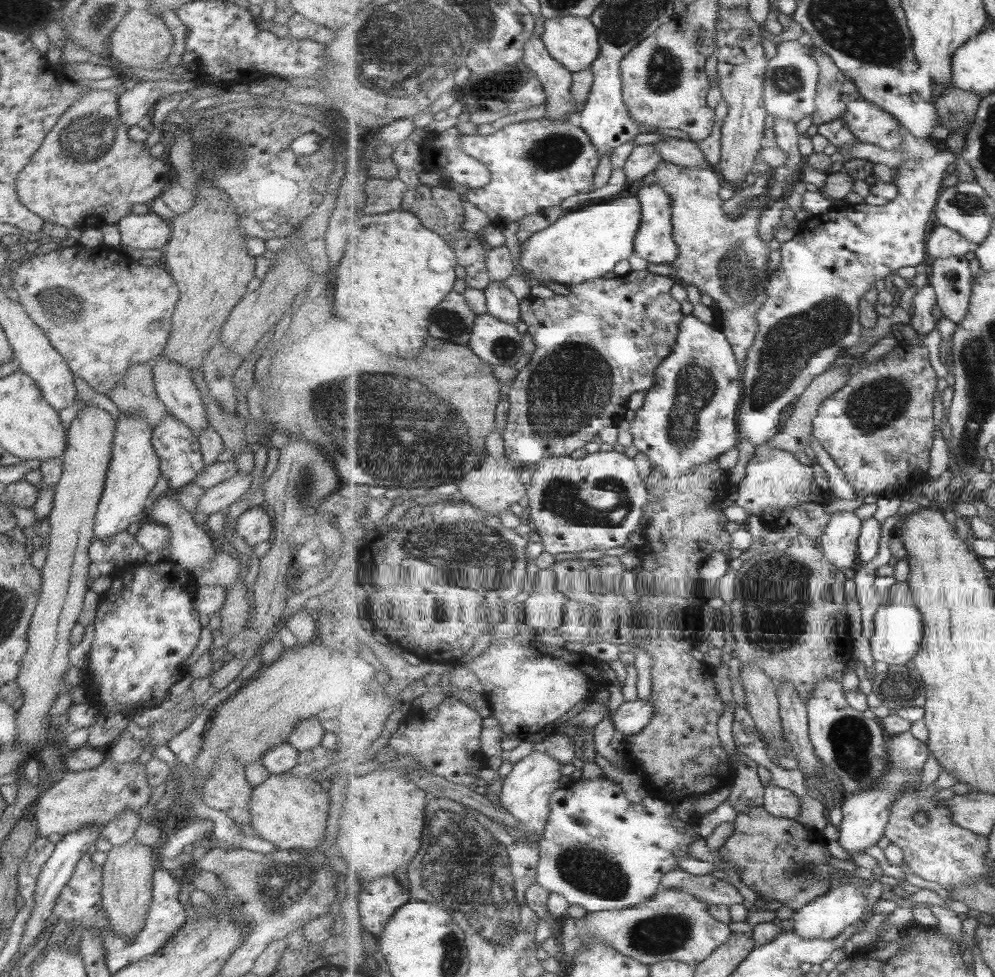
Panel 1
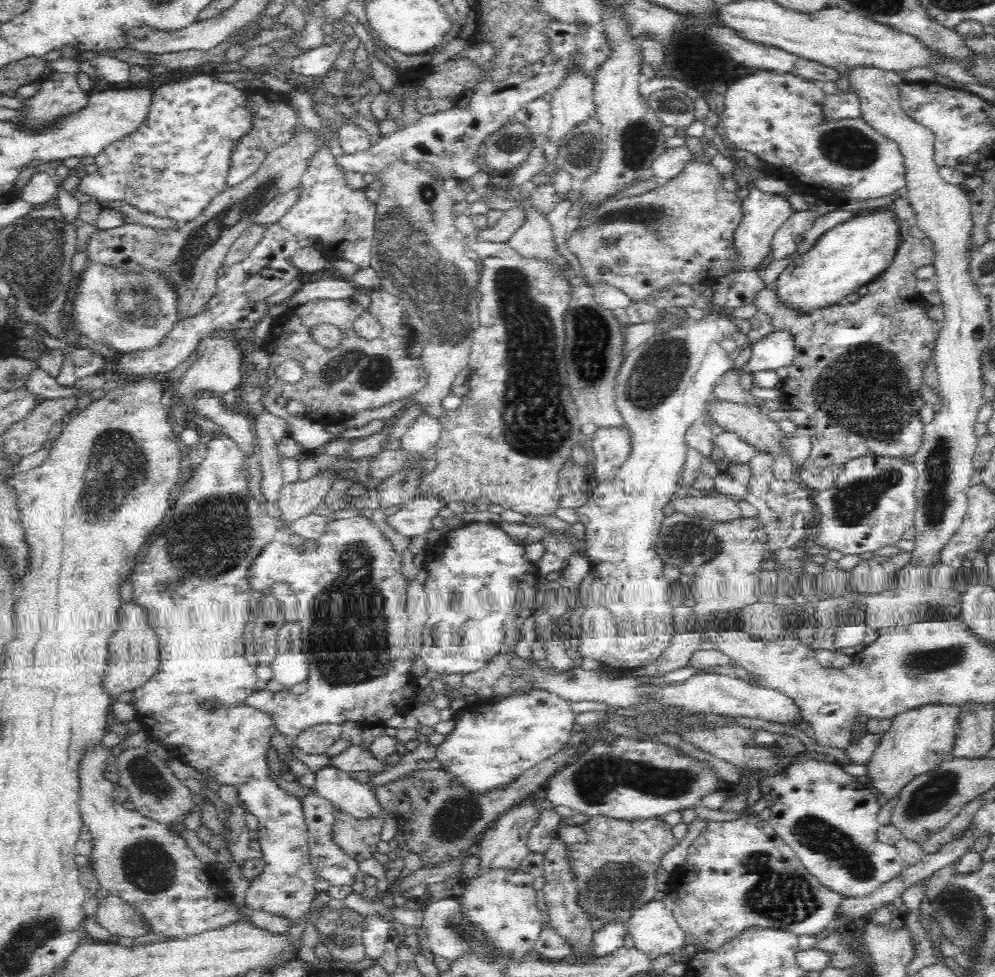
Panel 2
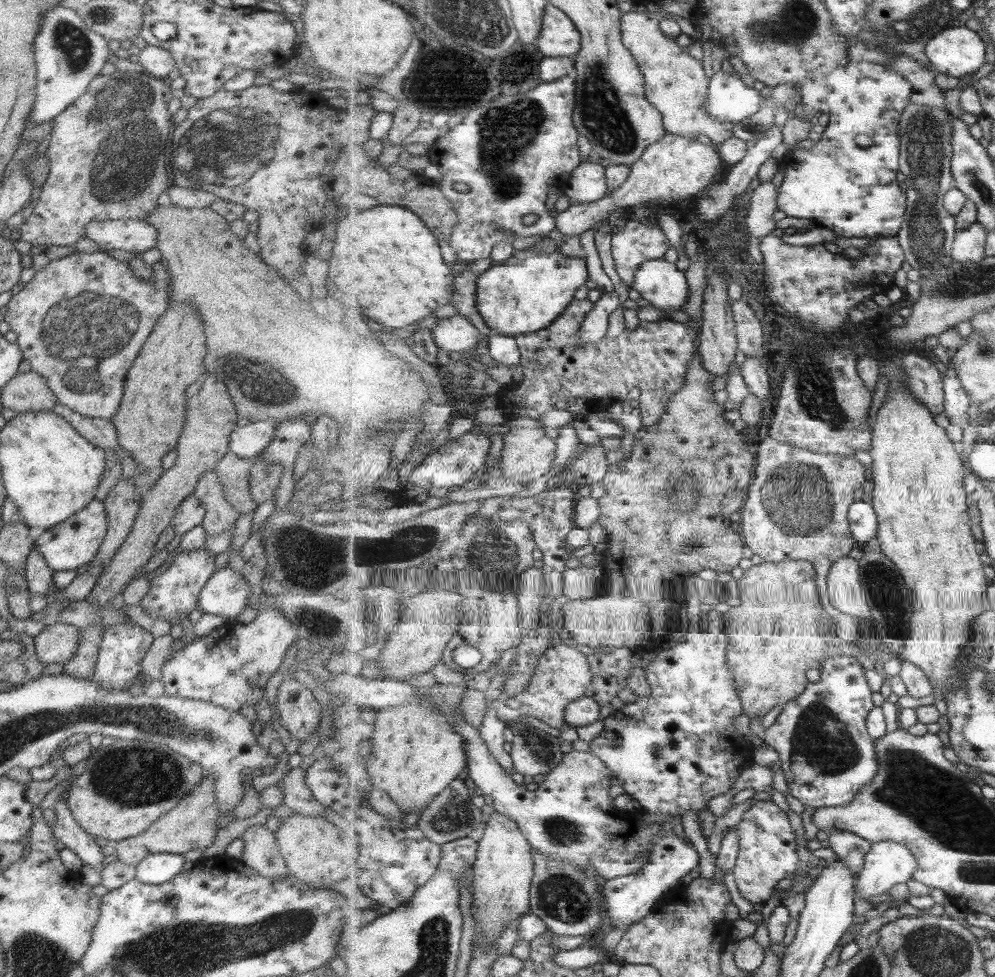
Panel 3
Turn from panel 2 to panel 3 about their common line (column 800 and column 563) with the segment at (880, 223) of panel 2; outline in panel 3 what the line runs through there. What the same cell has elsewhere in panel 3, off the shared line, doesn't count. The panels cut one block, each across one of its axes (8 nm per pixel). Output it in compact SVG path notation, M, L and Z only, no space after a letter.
M527 249L514 251L504 262L494 263L489 270L479 276L477 282L477 302L479 312L489 328L495 329L499 335L515 337L518 334L537 332L549 328L570 306L575 298L575 292L591 280L590 268L584 257L570 257L560 251L552 253L545 251L528 251Z

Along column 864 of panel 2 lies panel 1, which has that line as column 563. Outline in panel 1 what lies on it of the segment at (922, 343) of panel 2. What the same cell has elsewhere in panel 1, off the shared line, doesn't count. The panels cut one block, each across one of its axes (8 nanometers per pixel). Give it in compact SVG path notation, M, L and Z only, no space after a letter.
M637 270L626 277L603 278L588 281L585 284L577 284L568 288L568 295L553 295L550 299L538 299L531 295L521 300L521 321L528 325L528 331L533 335L535 350L531 353L530 361L520 370L519 376L512 380L510 385L502 386L510 404L509 415L506 420L506 428L502 435L506 440L506 456L512 462L516 473L523 484L531 486L531 478L542 459L549 457L569 456L579 448L585 448L585 444L593 441L603 428L607 426L618 427L625 421L629 396L633 392L647 392L654 384L658 366L674 351L678 343L679 324L683 320L684 312L681 312L681 304L671 296L671 290L678 281L674 277L657 276L649 270Z

